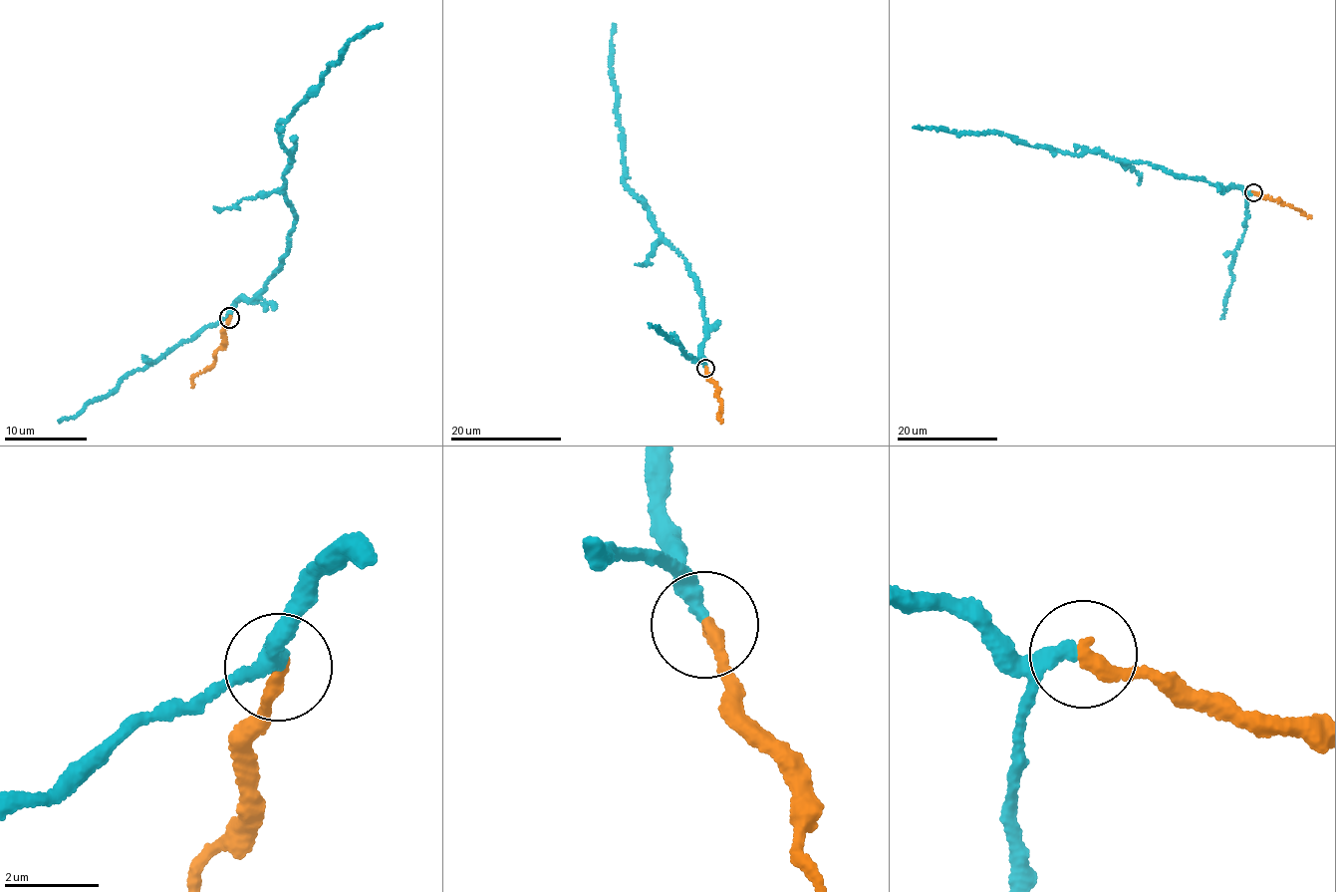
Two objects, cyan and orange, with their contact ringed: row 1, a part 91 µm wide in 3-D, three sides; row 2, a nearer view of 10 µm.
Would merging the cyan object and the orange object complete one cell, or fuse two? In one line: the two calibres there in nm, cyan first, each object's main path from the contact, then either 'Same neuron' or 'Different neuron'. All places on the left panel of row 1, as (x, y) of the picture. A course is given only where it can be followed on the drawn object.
Thickness 220 nm (cyan) against 300 nm. Course of cyan: (229, 317), (267, 287), (291, 244), (283, 175), (293, 159), (279, 125), (348, 43), (382, 25). Course of orange: (228, 318), (221, 332), (222, 346), (215, 352), (214, 361), (192, 379), (192, 388). Same neuron

